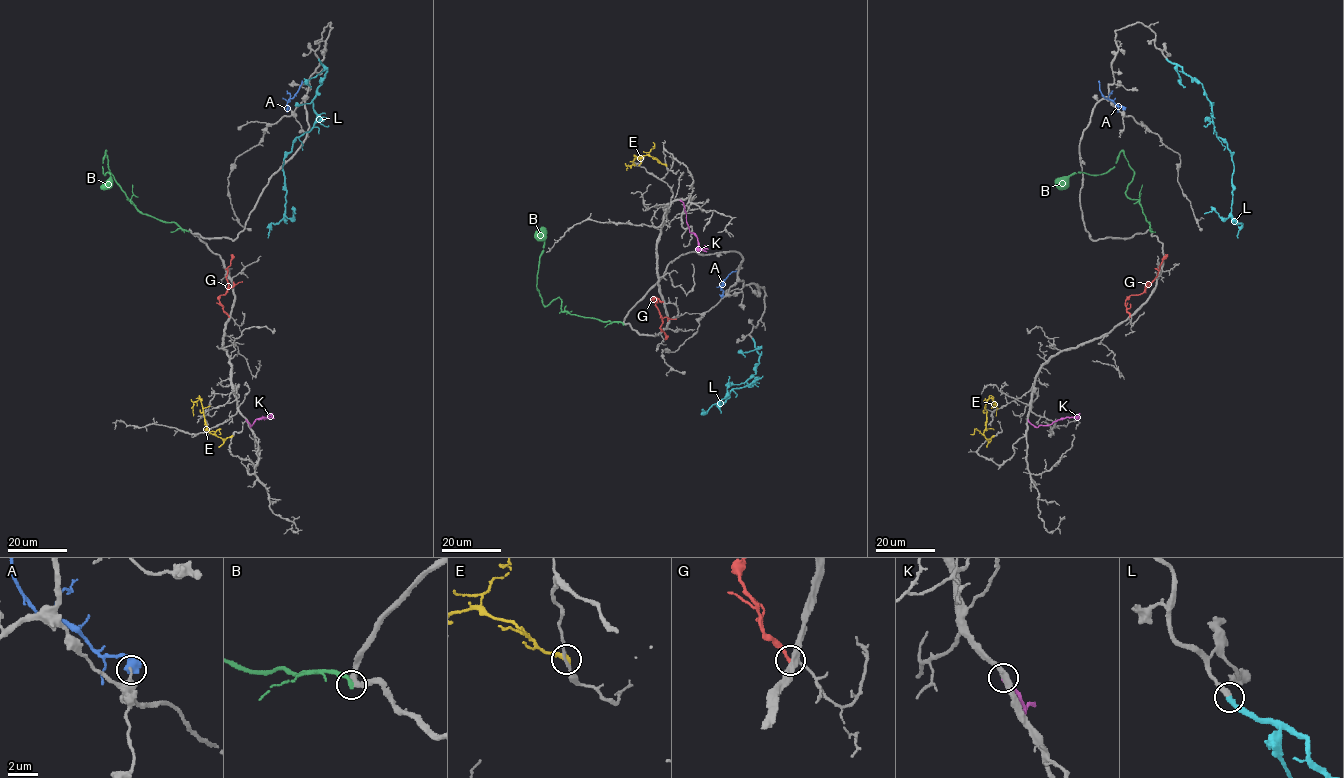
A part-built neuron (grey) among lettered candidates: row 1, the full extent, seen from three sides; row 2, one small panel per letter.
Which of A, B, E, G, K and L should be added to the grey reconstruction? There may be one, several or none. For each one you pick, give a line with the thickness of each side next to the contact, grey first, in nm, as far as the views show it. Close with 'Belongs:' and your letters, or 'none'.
L: 300 nm thick on the grey side, 360 nm on the other
Belongs: L

